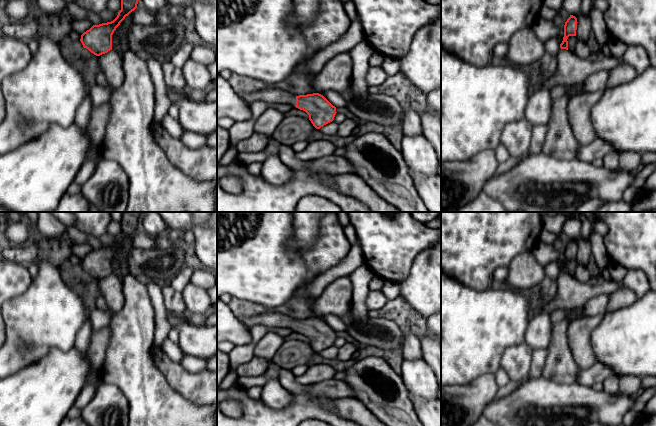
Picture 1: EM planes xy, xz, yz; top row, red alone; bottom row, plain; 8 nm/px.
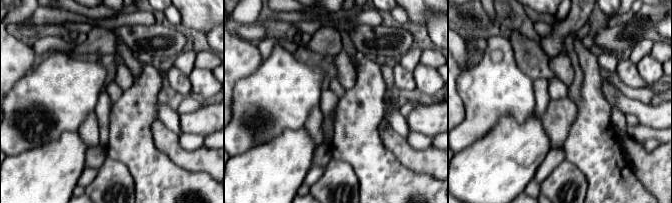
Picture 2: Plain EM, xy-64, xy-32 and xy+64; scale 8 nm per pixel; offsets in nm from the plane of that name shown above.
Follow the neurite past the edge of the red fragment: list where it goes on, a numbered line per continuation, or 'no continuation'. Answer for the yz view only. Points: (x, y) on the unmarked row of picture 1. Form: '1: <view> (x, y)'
no continuation

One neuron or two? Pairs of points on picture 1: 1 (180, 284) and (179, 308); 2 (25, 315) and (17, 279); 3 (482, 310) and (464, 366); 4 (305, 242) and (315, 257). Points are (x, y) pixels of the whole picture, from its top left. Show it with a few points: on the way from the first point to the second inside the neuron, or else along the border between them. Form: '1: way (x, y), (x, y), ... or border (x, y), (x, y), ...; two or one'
1: way (177, 290), (177, 302); one
2: border (32, 279), (24, 291), (10, 299); two
3: way (475, 324), (464, 335), (464, 352); one
4: border (320, 226), (317, 240), (304, 251), (286, 245); two

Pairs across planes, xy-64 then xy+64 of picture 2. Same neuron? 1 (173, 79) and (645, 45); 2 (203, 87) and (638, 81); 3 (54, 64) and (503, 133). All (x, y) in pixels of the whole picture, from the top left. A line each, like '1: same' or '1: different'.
1: same
2: different
3: different

